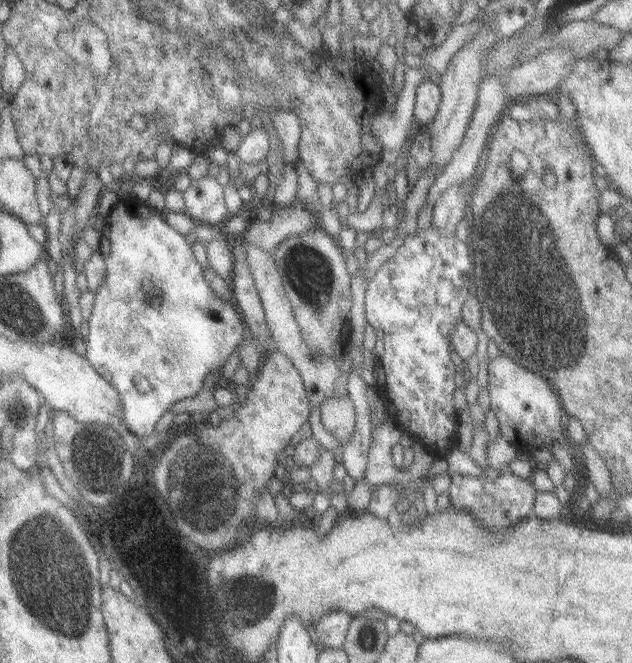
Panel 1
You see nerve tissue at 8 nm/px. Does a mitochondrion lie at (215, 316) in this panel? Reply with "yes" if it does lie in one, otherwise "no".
no

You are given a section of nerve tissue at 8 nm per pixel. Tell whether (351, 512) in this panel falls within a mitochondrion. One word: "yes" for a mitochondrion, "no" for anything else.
no

